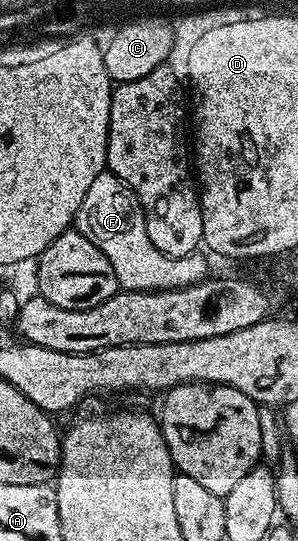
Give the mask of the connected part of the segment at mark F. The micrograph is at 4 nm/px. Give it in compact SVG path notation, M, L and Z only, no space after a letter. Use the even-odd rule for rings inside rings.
M100 172L79 207L75 229L94 242L114 268L117 285L123 291L171 290L190 286L205 279L208 268L201 251L182 258L162 254L146 232L145 214L133 191L112 172Z

